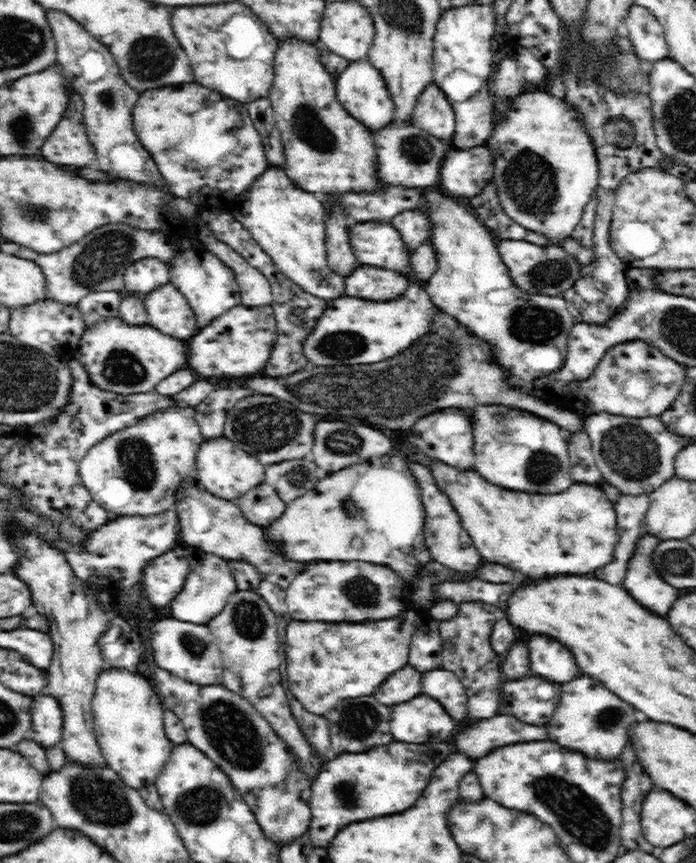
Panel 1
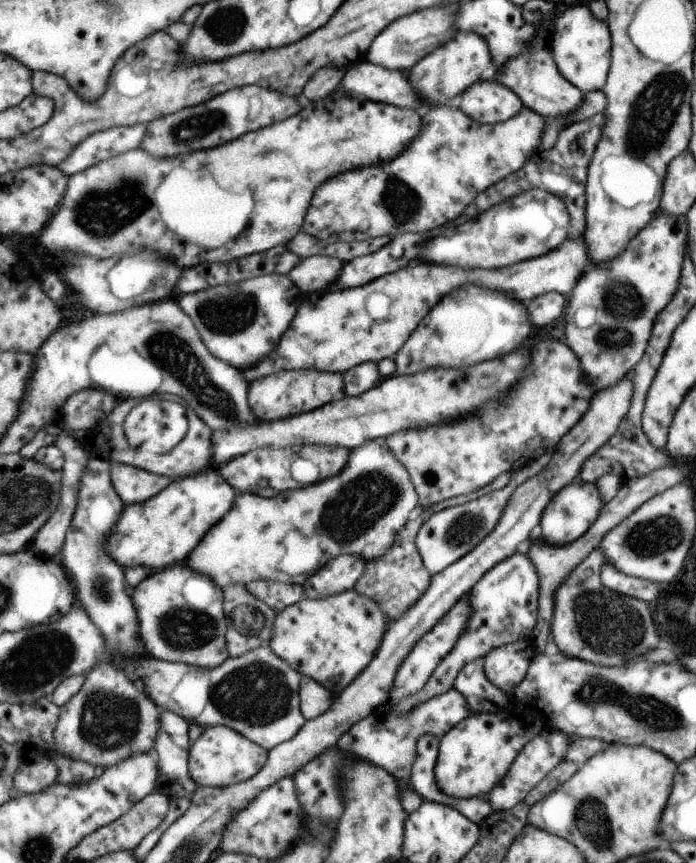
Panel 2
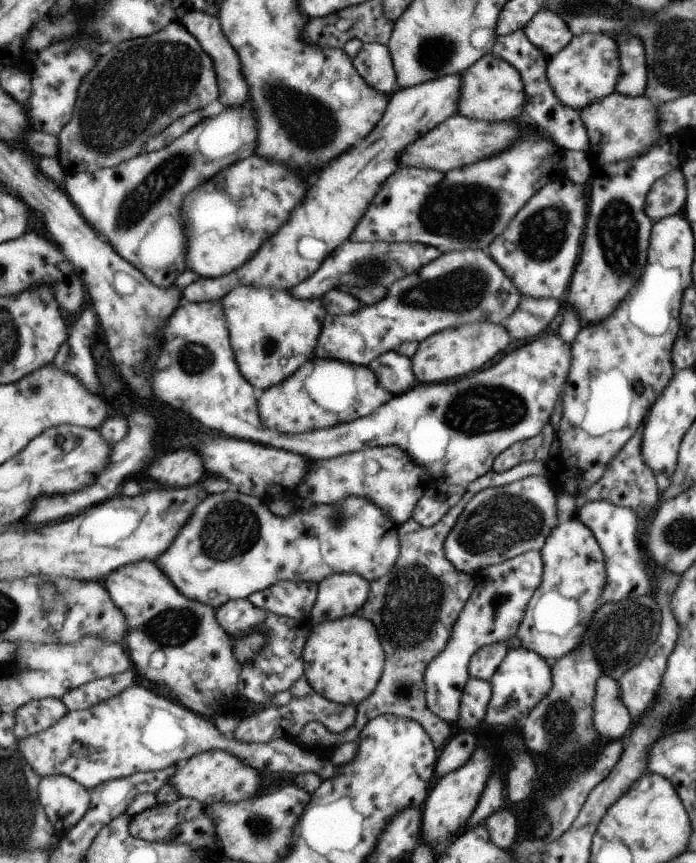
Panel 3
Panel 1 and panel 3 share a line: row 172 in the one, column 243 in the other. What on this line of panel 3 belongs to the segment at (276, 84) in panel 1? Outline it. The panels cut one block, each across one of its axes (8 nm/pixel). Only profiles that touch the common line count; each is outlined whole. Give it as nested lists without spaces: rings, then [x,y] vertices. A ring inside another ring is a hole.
[[[238,285],[221,302],[239,368],[259,393],[289,379],[315,357],[328,315],[323,299],[301,300],[275,288]]]

